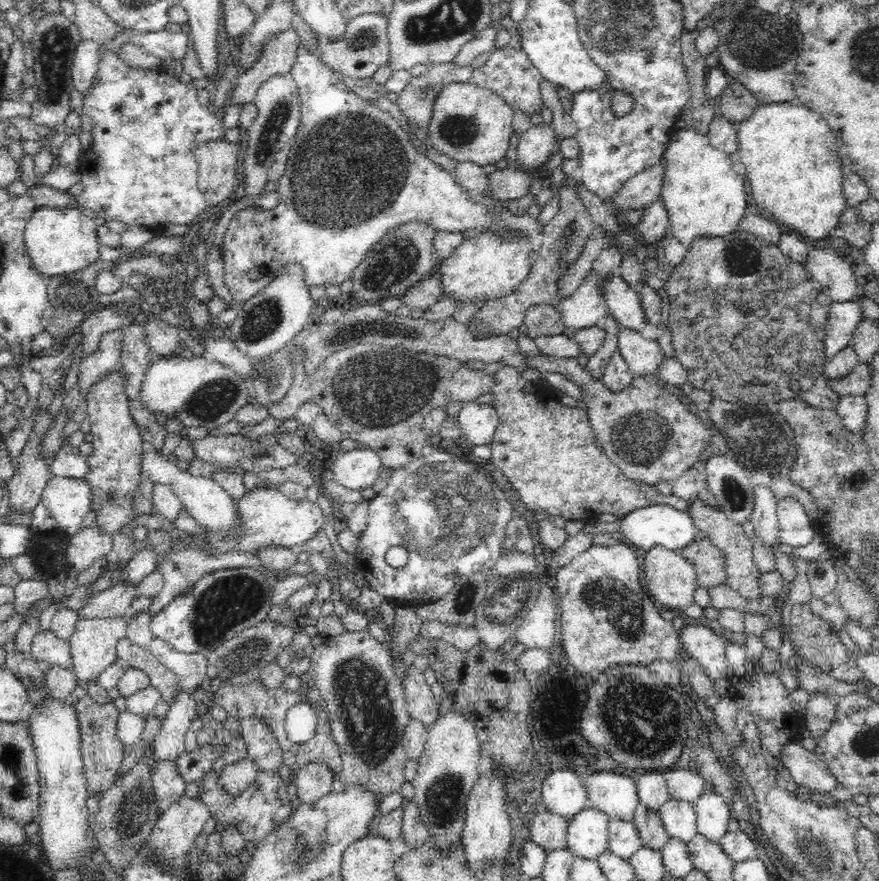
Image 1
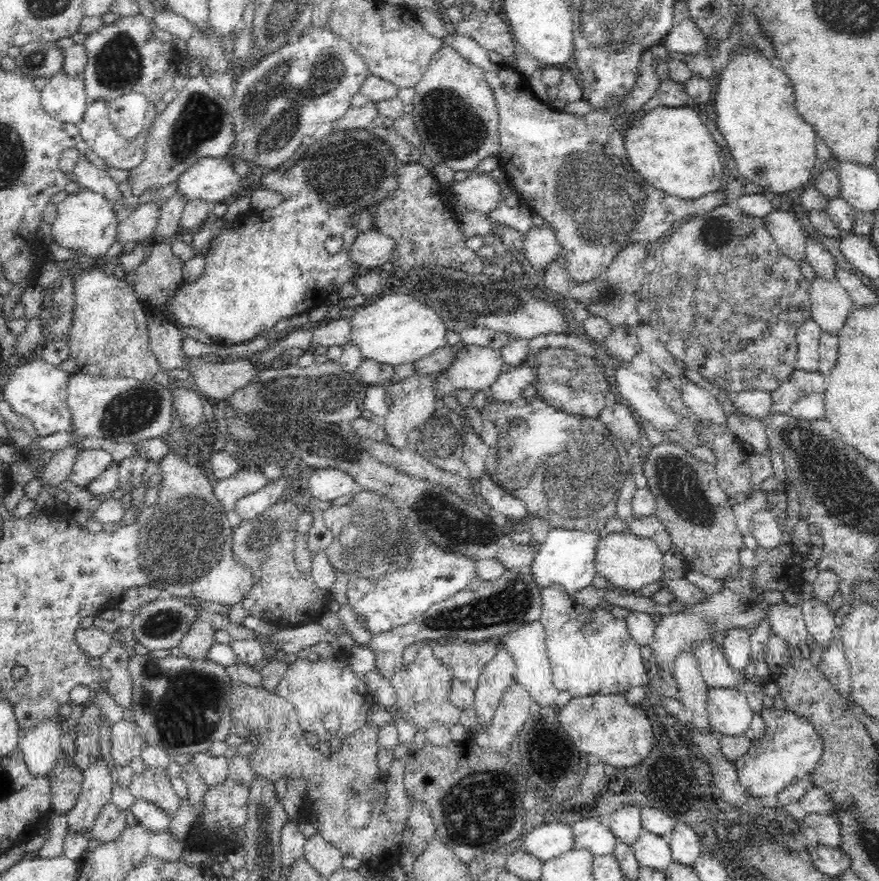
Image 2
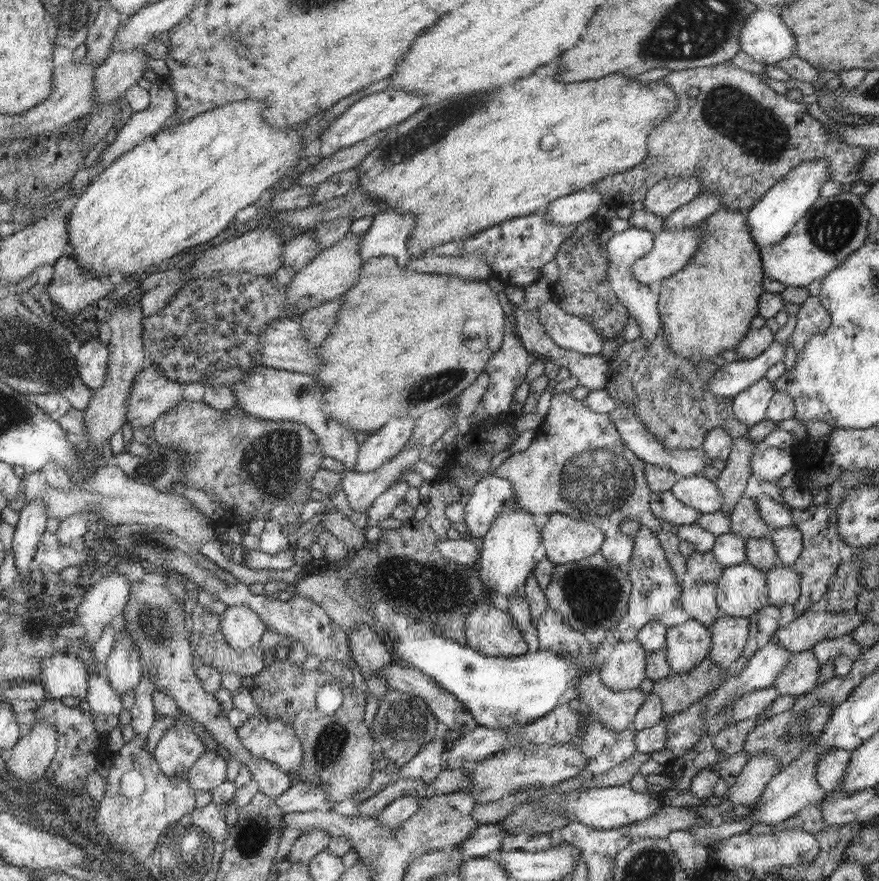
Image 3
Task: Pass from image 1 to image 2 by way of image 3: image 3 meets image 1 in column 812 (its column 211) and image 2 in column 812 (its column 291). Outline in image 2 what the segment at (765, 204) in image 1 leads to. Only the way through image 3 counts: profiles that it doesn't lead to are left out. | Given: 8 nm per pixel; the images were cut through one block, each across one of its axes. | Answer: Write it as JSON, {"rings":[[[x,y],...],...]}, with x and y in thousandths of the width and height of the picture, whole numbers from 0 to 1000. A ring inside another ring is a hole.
{"rings":[[[854,53],[833,60],[819,87],[810,126],[818,149],[826,157],[833,177],[837,179],[840,195],[858,207],[859,211],[867,211],[881,220],[892,220],[923,209],[927,199],[924,193],[928,193],[932,185],[927,165],[932,154],[927,145],[906,125],[903,99],[899,89],[887,77],[876,75],[876,68],[862,54]]]}

